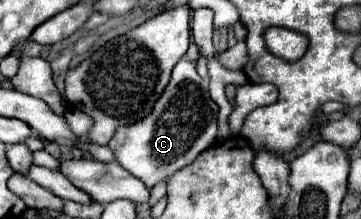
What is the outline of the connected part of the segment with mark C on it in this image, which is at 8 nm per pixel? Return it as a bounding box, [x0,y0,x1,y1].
[109,59,219,189]

